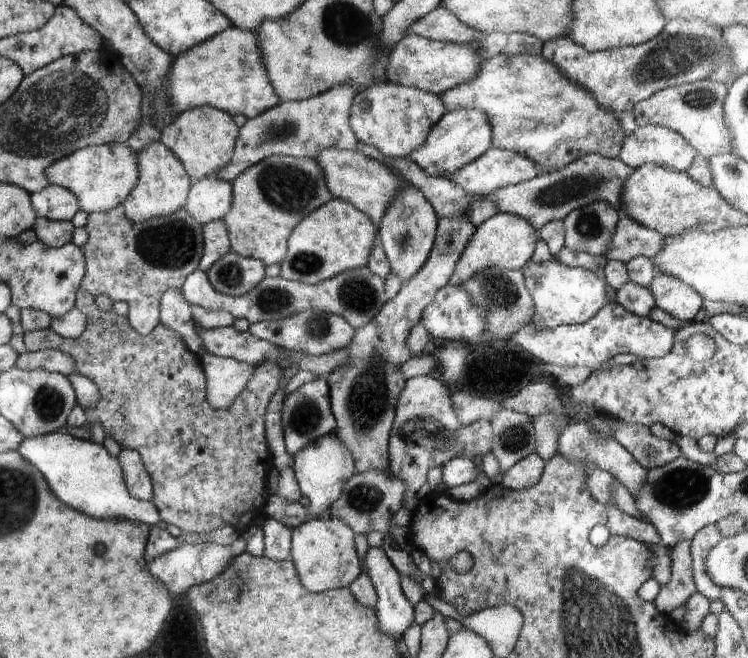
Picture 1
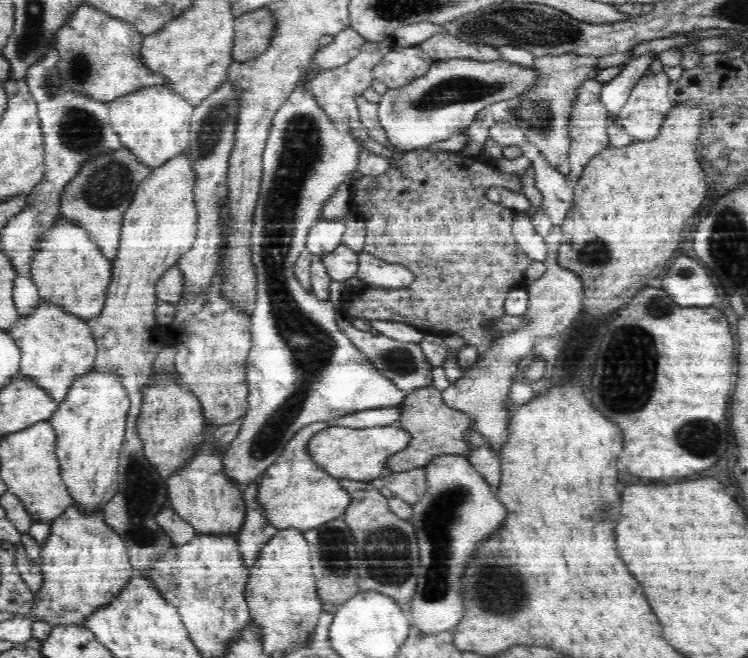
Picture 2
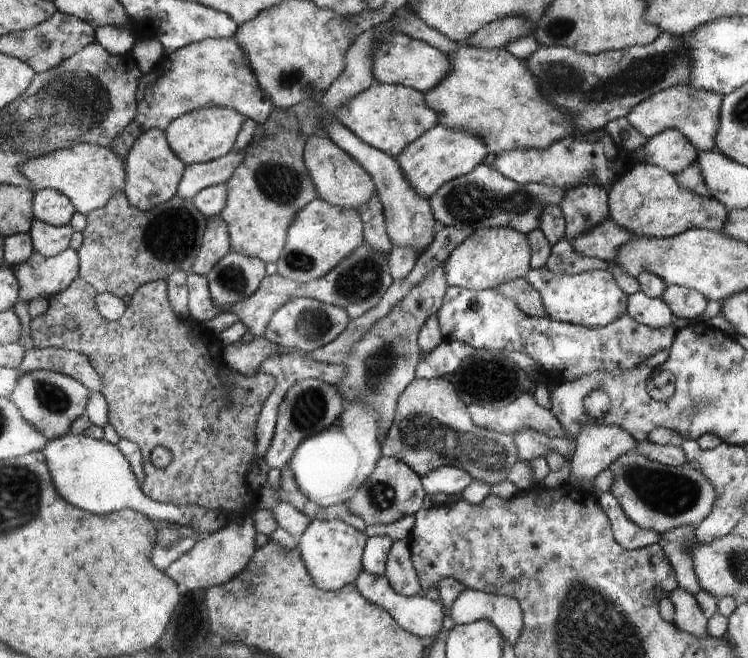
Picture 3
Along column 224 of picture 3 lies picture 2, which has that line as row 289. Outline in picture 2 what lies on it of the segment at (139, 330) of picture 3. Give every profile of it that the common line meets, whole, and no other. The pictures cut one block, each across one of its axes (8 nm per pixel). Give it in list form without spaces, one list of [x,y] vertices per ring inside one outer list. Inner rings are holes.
[[[422,146],[422,148],[408,151],[402,160],[398,162],[400,164],[400,170],[394,170],[389,168],[381,176],[362,176],[360,172],[356,178],[354,178],[354,184],[352,184],[352,204],[354,206],[360,206],[364,214],[360,214],[360,218],[364,218],[366,225],[366,238],[363,252],[367,252],[376,258],[381,258],[390,264],[401,264],[405,266],[414,274],[414,282],[410,286],[404,286],[404,288],[380,288],[365,286],[365,288],[359,293],[358,298],[354,298],[352,302],[346,302],[344,304],[344,317],[349,320],[353,319],[365,319],[366,321],[380,321],[380,322],[398,322],[406,324],[407,326],[414,326],[425,334],[432,334],[436,336],[446,336],[450,334],[459,334],[464,338],[466,345],[470,345],[471,348],[475,348],[475,352],[478,353],[479,358],[482,358],[482,354],[486,354],[489,350],[491,342],[495,340],[494,332],[496,332],[496,324],[505,314],[505,302],[507,293],[514,288],[521,287],[525,284],[525,272],[532,266],[534,260],[532,260],[519,246],[513,235],[513,220],[516,217],[516,211],[510,207],[502,205],[502,203],[490,202],[490,199],[486,198],[485,192],[488,189],[502,189],[509,192],[520,192],[522,186],[520,186],[520,180],[522,176],[520,174],[504,174],[504,172],[498,172],[494,170],[492,166],[488,164],[478,164],[474,162],[474,170],[472,170],[472,162],[466,162],[466,156],[462,156],[464,151],[454,152],[433,152],[429,146]]]

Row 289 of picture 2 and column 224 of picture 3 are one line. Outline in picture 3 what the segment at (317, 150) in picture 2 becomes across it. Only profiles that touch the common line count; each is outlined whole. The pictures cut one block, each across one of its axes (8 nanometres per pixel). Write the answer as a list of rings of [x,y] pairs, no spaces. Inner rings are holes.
[[[230,250],[207,274],[210,298],[220,306],[236,304],[256,293],[266,276],[262,259]]]

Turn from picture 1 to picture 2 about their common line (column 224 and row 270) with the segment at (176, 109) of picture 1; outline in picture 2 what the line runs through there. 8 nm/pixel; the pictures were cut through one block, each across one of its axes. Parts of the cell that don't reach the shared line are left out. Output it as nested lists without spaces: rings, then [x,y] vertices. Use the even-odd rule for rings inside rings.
[[[66,217],[60,218],[52,230],[44,232],[29,274],[34,274],[32,278],[38,286],[42,302],[54,304],[80,321],[92,321],[105,305],[111,283],[111,259],[100,252],[98,245],[90,240],[86,229],[66,220]]]

